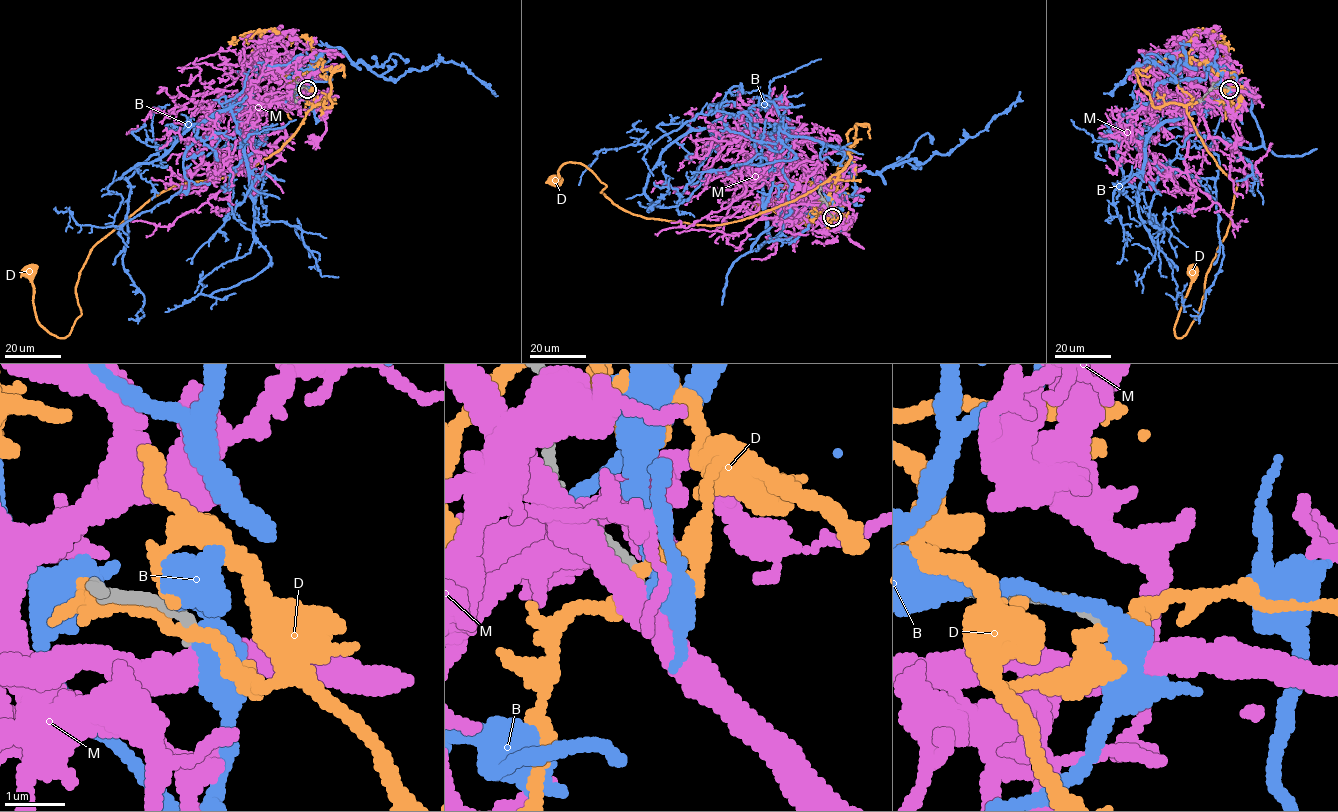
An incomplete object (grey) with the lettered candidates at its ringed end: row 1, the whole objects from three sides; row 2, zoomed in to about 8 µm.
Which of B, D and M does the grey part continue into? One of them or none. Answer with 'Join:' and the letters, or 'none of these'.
Join: none of these

